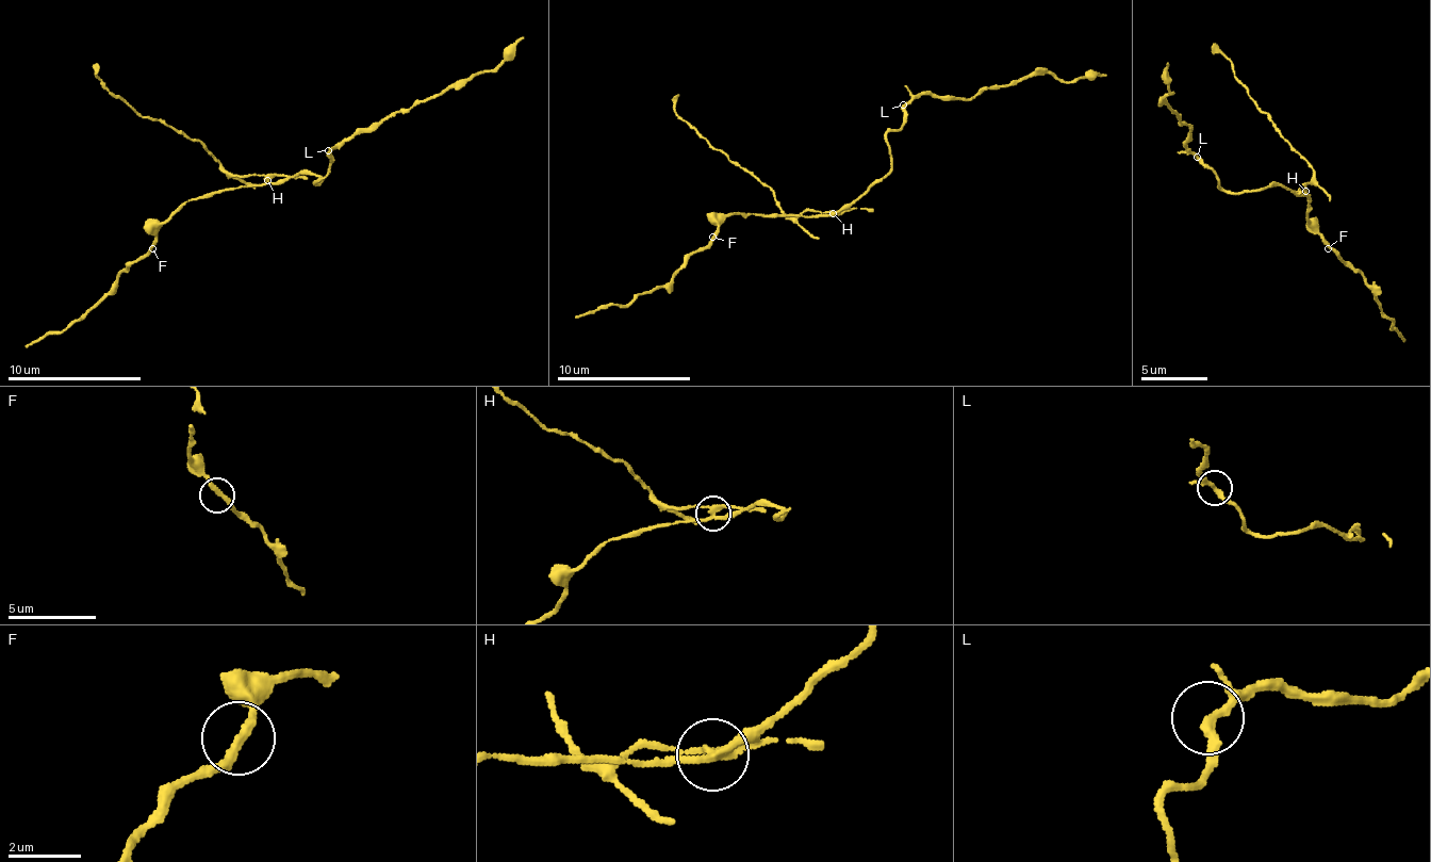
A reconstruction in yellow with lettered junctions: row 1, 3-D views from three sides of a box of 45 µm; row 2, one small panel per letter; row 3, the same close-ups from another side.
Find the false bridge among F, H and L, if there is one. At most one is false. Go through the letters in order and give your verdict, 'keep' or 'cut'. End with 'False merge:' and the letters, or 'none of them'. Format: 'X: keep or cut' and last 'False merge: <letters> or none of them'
F: keep
H: cut
L: keep
False merge: H

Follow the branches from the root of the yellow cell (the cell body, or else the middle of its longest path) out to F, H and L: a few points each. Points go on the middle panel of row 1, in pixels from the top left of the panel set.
F: (857, 199), (843, 202), (834, 213), (817, 213), (813, 216), (732, 213), (712, 237)
H: (857, 199), (843, 202), (834, 213)
L: (857, 199), (891, 169), (887, 135), (902, 124), (903, 104)

